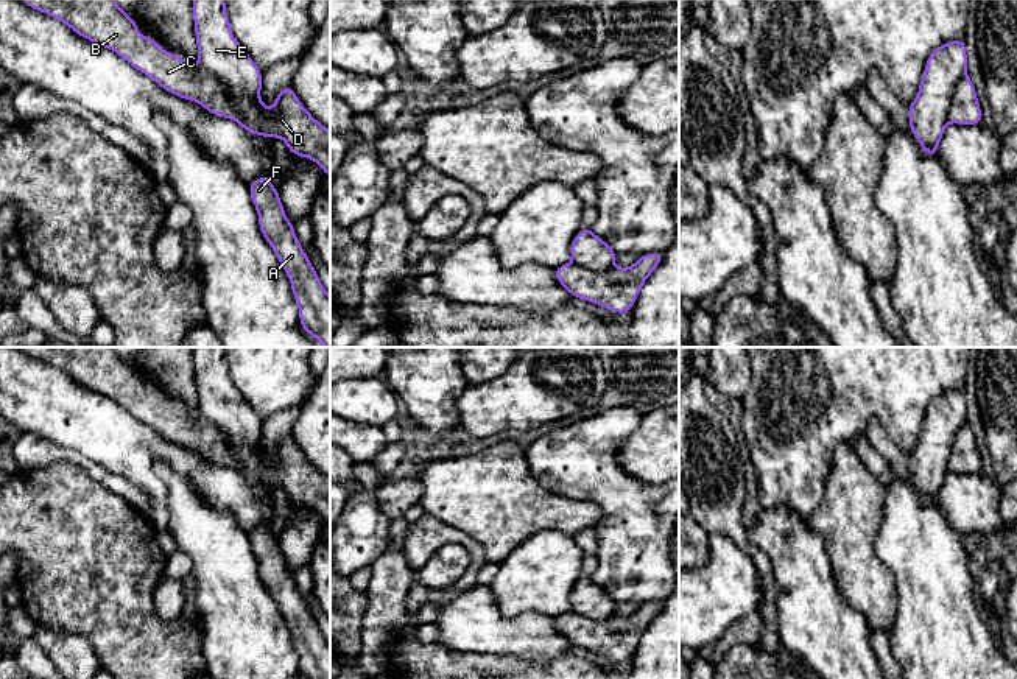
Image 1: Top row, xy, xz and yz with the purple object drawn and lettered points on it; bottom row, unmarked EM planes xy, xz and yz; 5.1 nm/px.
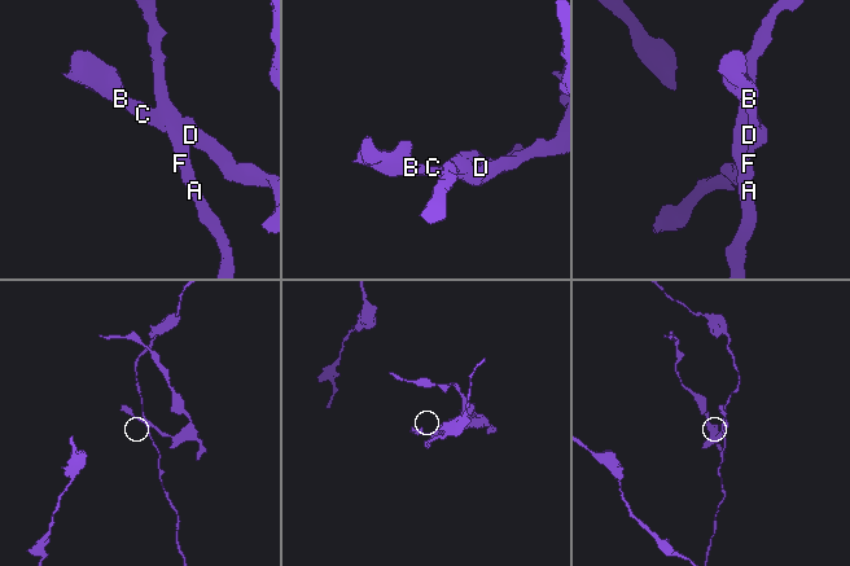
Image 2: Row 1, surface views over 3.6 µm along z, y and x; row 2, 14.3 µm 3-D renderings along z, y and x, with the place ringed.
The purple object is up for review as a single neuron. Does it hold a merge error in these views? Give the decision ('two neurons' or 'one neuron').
two neurons

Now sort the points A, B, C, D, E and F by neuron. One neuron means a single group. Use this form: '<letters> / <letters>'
A E F / B C D

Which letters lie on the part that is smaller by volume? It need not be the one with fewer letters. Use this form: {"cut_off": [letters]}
{"cut_off": ["B", "C", "D"]}

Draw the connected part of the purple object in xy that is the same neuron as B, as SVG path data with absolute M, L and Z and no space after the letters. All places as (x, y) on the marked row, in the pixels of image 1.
M22 0L31 9L48 14L78 36L89 39L92 44L115 51L120 58L129 62L134 69L151 78L167 92L196 101L207 112L230 120L240 120L240 111L230 103L227 92L221 83L199 64L187 64L184 58L174 56L164 50L153 37L145 37L135 20L120 9L114 0Z

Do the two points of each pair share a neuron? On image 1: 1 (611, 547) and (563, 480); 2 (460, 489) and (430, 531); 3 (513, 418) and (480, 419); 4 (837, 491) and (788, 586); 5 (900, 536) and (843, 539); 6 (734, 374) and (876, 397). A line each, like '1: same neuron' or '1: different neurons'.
1: same neuron
2: different neurons
3: same neuron
4: different neurons
5: different neurons
6: different neurons

